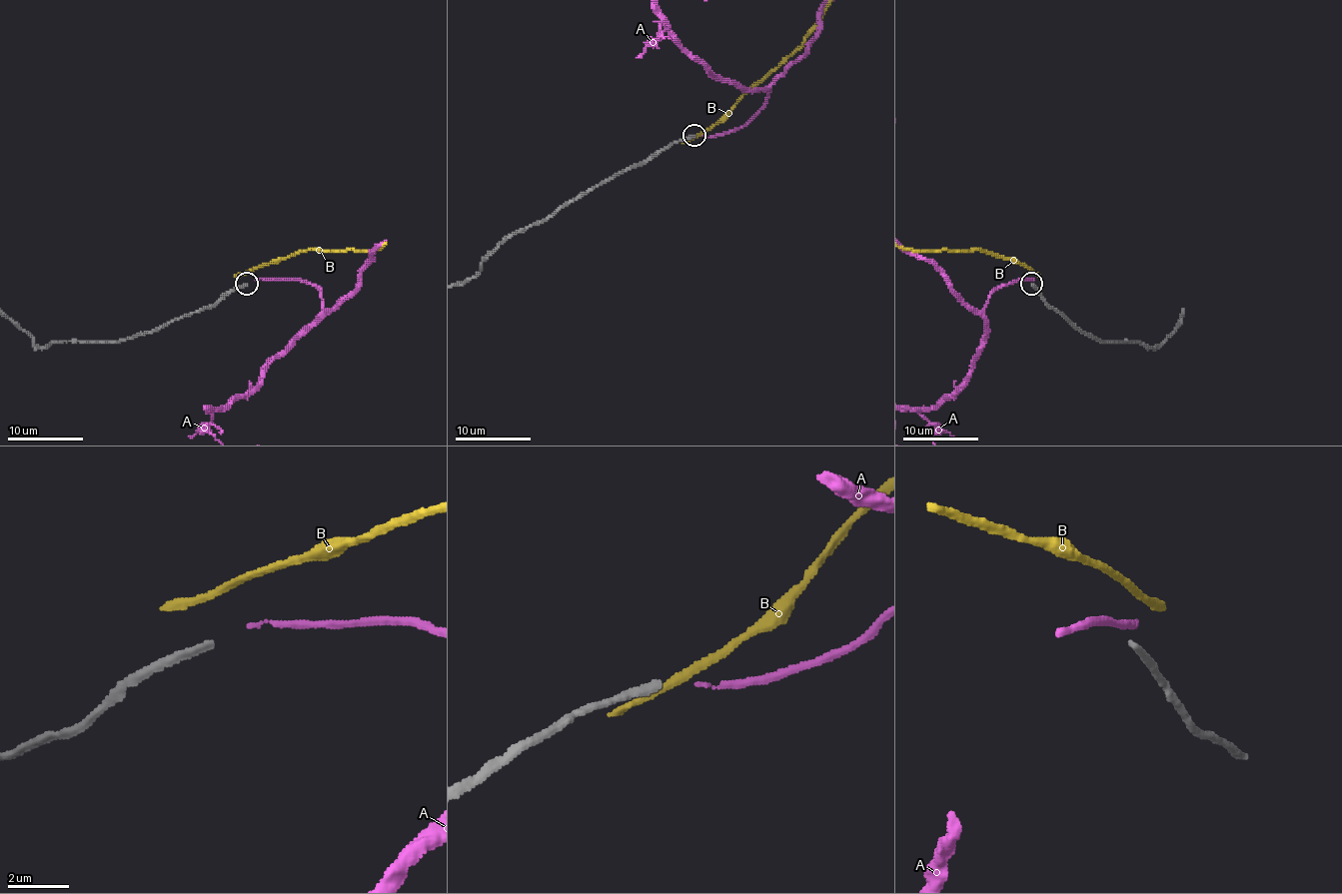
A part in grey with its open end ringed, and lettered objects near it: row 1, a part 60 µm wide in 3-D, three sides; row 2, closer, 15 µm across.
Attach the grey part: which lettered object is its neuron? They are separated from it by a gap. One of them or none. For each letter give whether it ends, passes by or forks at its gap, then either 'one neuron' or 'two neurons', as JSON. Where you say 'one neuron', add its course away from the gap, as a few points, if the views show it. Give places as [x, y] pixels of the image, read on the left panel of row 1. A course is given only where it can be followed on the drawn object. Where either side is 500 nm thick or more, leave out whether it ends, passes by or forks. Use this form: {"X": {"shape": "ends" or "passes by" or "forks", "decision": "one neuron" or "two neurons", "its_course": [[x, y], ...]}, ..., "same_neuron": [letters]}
{"A": {"shape": "ends", "decision": "two neurons"}, "B": {"shape": "passes by", "decision": "two neurons"}, "same_neuron": []}

